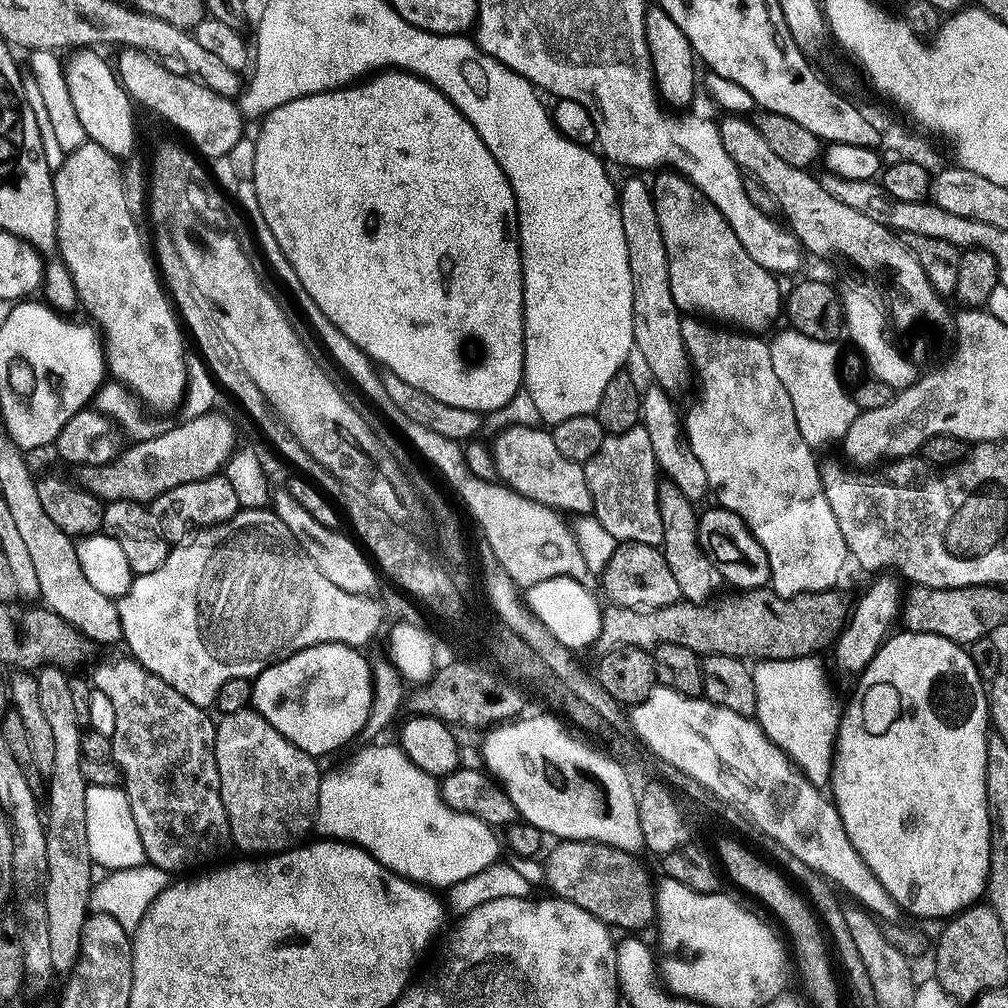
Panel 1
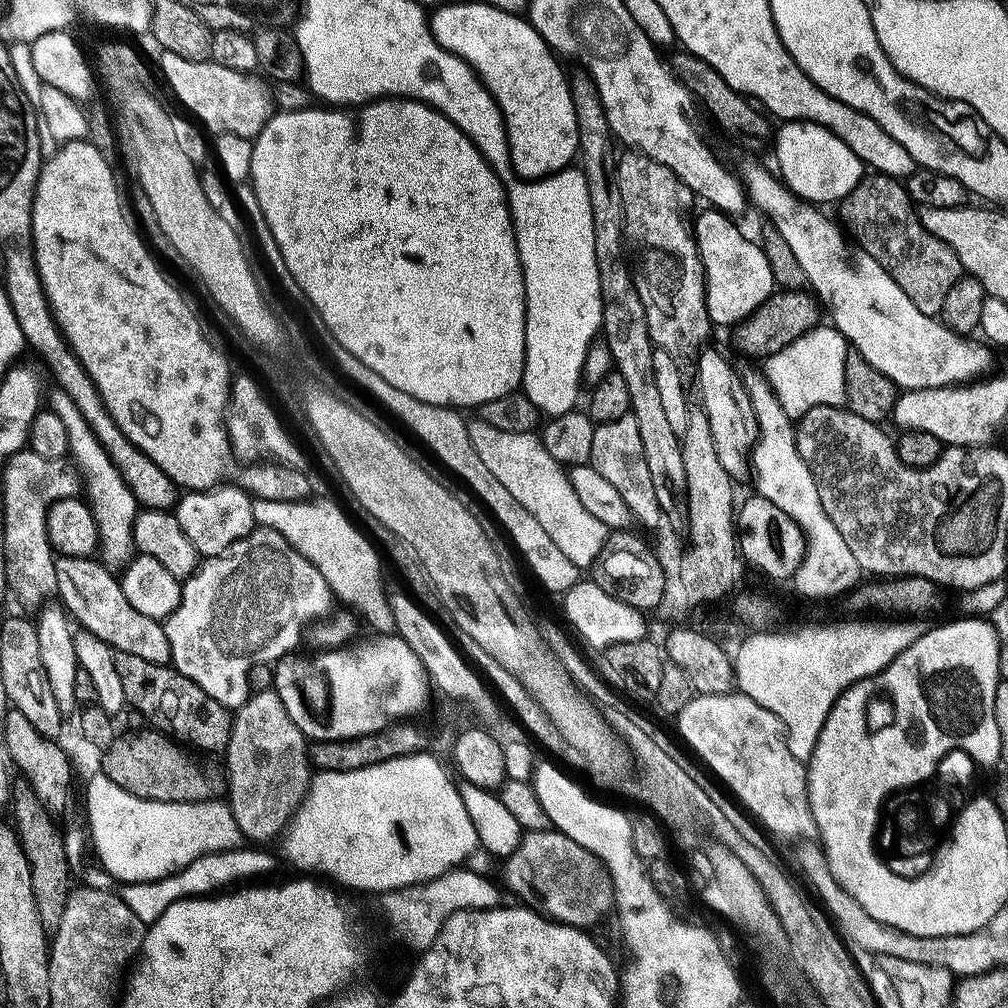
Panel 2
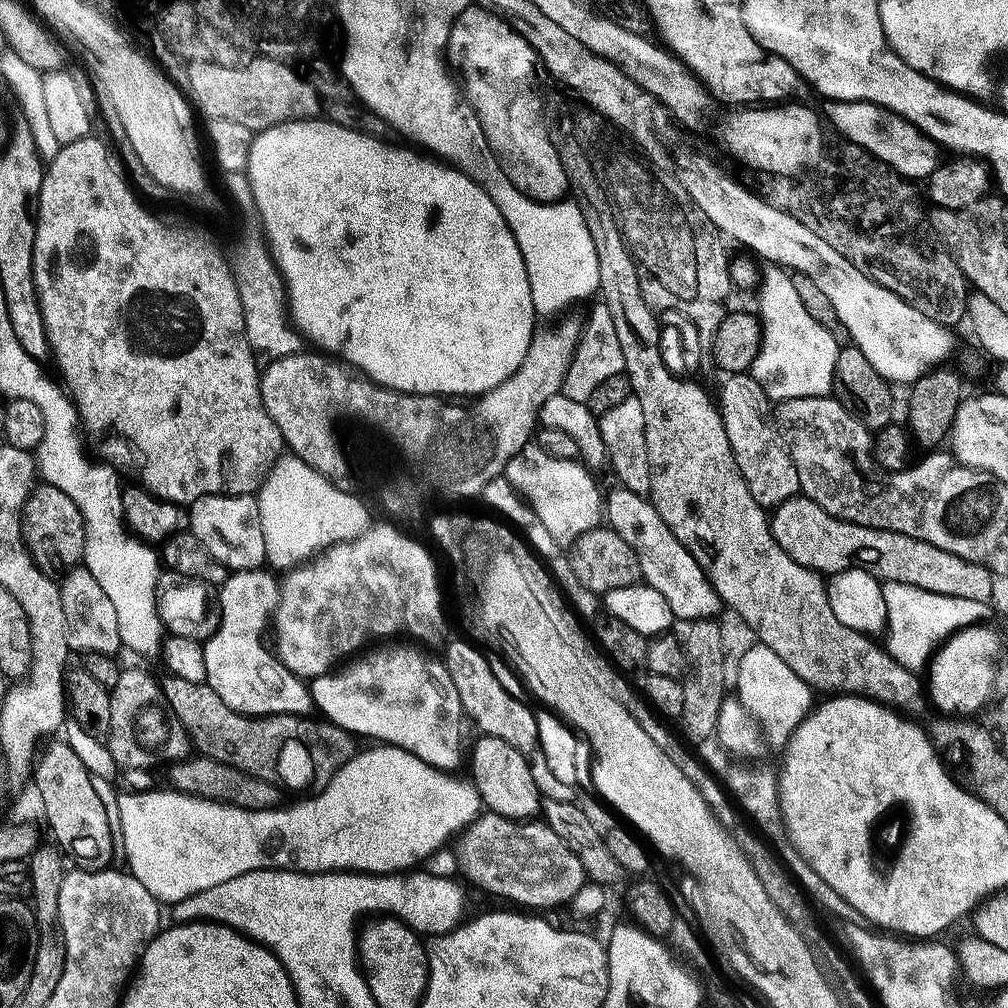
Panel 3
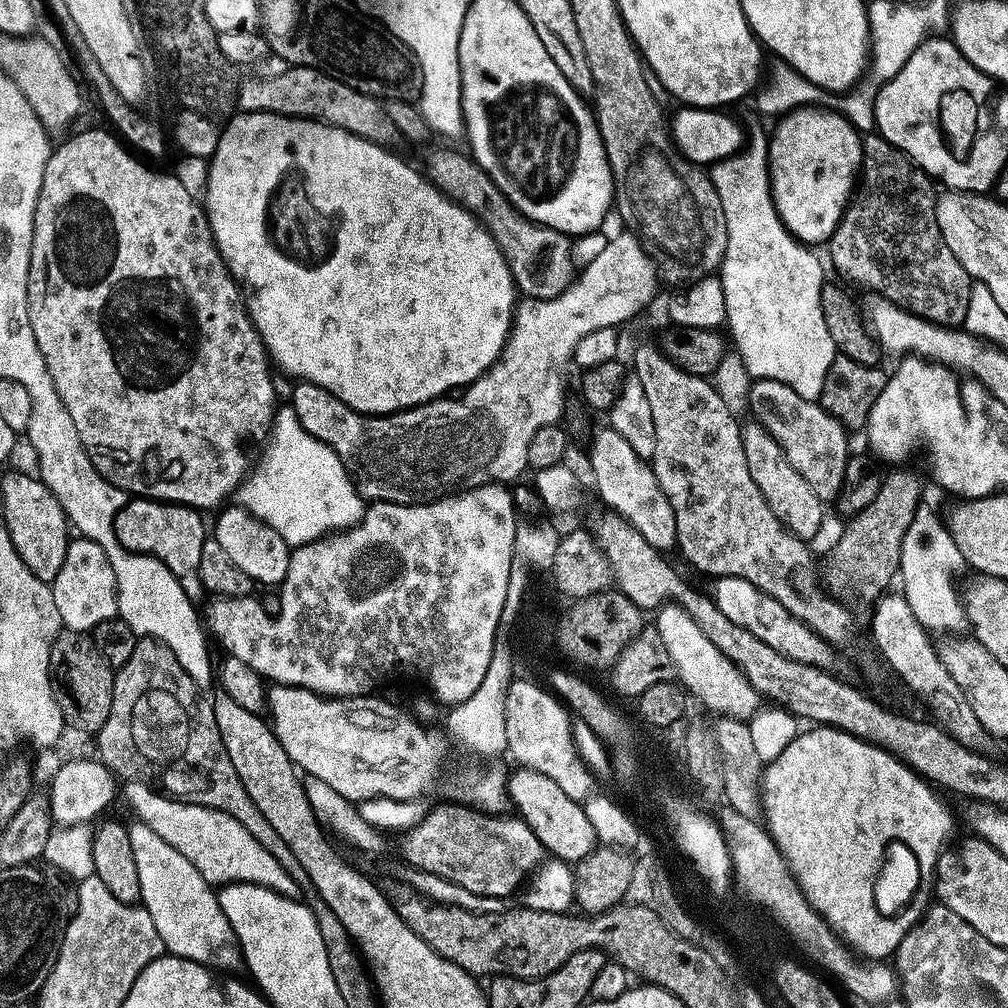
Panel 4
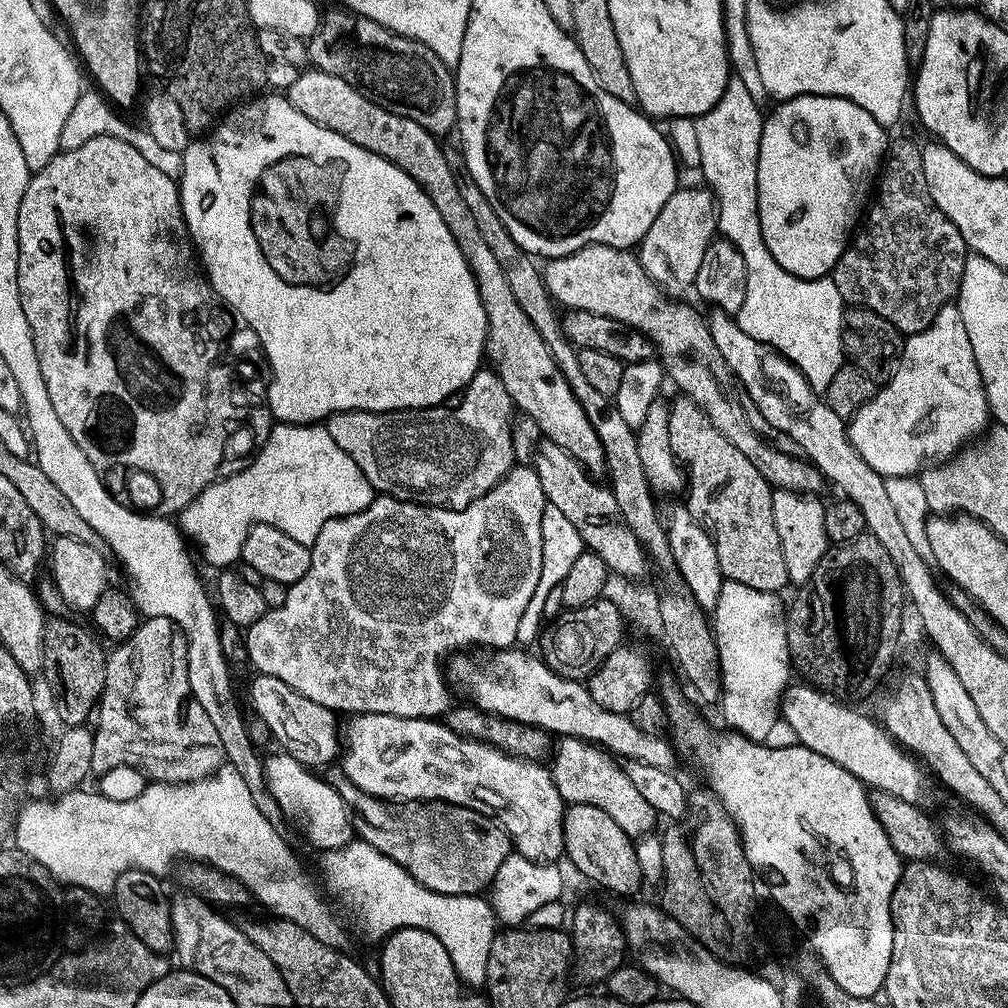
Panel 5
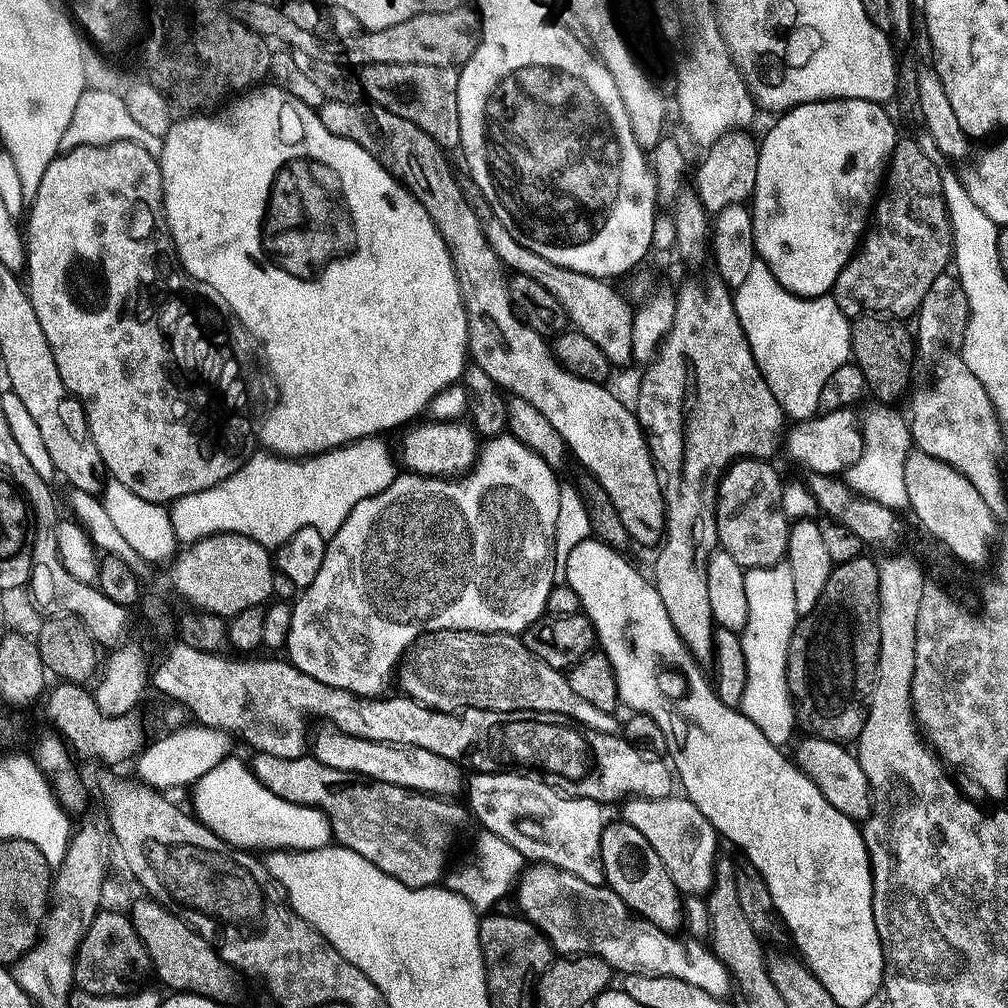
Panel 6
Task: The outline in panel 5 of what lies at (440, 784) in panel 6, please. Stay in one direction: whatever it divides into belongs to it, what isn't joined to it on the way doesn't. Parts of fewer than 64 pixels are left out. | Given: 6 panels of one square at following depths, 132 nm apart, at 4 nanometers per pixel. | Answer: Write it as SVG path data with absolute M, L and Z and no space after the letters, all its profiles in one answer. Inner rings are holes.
M257 675L255 677L255 681L252 684L252 688L250 690L250 698L252 700L252 704L259 716L257 716L261 723L264 724L264 726L267 728L267 731L271 734L271 732L274 734L275 738L282 744L283 748L281 748L288 756L294 758L296 762L298 762L300 765L302 765L304 768L309 770L321 770L320 768L324 768L328 765L330 765L335 759L335 762L339 759L339 756L342 752L342 736L340 733L340 724L338 728L338 724L336 720L338 720L337 715L331 711L329 711L328 708L319 706L318 703L312 702L308 698L306 698L304 695L297 694L296 691L293 690L292 687L286 685L286 682L282 682L281 679L278 678L270 678L269 676L261 676Z

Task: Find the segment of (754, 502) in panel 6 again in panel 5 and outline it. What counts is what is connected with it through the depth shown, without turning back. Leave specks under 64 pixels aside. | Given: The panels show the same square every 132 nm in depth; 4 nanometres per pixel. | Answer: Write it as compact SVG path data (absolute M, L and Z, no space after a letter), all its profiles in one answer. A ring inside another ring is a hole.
M680 398L677 404L671 405L669 432L670 446L678 449L679 463L686 469L687 492L689 491L686 507L713 540L721 574L725 581L730 581L736 576L736 572L732 572L732 564L736 564L736 552L740 552L740 548L744 548L744 552L748 552L752 560L756 560L756 548L776 548L778 530L774 526L774 489L754 470L753 463L711 425L710 418L693 400Z

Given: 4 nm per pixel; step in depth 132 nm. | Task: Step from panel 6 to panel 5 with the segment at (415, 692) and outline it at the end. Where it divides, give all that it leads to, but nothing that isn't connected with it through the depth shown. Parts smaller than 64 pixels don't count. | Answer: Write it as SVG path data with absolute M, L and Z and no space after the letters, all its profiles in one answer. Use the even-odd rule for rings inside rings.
M516 648L501 649L483 655L482 659L466 654L454 656L448 664L446 676L451 687L460 695L467 696L475 707L482 712L488 712L493 716L500 716L504 720L514 721L516 724L540 727L544 731L558 734L557 737L573 740L581 740L603 751L618 757L626 758L625 761L642 765L655 766L658 770L673 771L677 766L675 747L661 737L643 734L638 726L634 725L629 715L611 714L603 710L602 706L594 701L585 683L575 680L564 680L549 670L548 665L539 657L532 657L527 651Z

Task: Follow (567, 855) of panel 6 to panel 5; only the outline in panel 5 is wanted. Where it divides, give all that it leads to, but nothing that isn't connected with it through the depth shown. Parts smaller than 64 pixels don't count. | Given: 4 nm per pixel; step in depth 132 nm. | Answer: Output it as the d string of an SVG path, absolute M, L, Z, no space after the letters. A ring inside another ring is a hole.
M362 715L349 719L350 723L344 728L344 755L341 764L344 768L345 779L358 786L364 793L377 797L379 800L387 800L389 803L448 803L457 805L459 808L468 808L476 815L482 815L490 820L494 820L501 829L512 839L515 851L526 859L539 864L553 865L560 862L565 857L564 840L564 813L566 811L566 801L561 798L560 791L552 781L551 771L543 765L533 761L519 760L516 757L508 756L488 744L478 743L476 740L466 740L458 734L454 734L445 723L431 720L416 720L394 718L393 715Z

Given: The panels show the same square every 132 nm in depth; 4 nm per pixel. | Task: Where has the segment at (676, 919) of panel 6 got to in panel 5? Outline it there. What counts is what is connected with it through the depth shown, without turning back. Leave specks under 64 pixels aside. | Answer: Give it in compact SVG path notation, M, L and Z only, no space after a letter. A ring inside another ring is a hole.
M585 804L571 805L564 813L564 840L567 859L588 880L609 888L616 896L632 896L640 888L640 856L636 853L633 837L626 835L622 826L606 814Z

